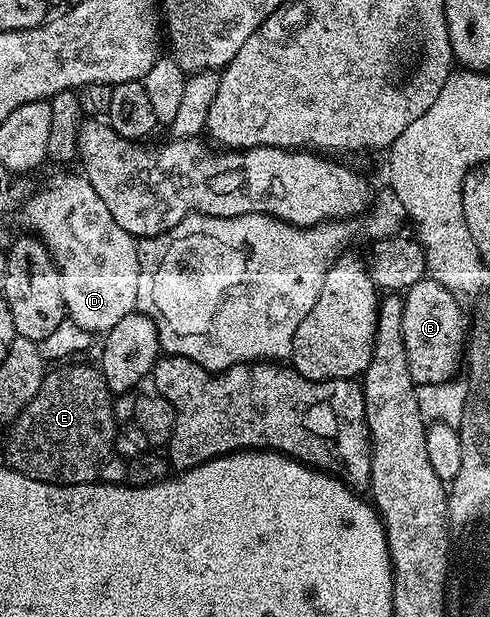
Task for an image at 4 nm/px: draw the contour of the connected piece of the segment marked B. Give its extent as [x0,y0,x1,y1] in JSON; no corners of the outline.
[404,279,468,386]

